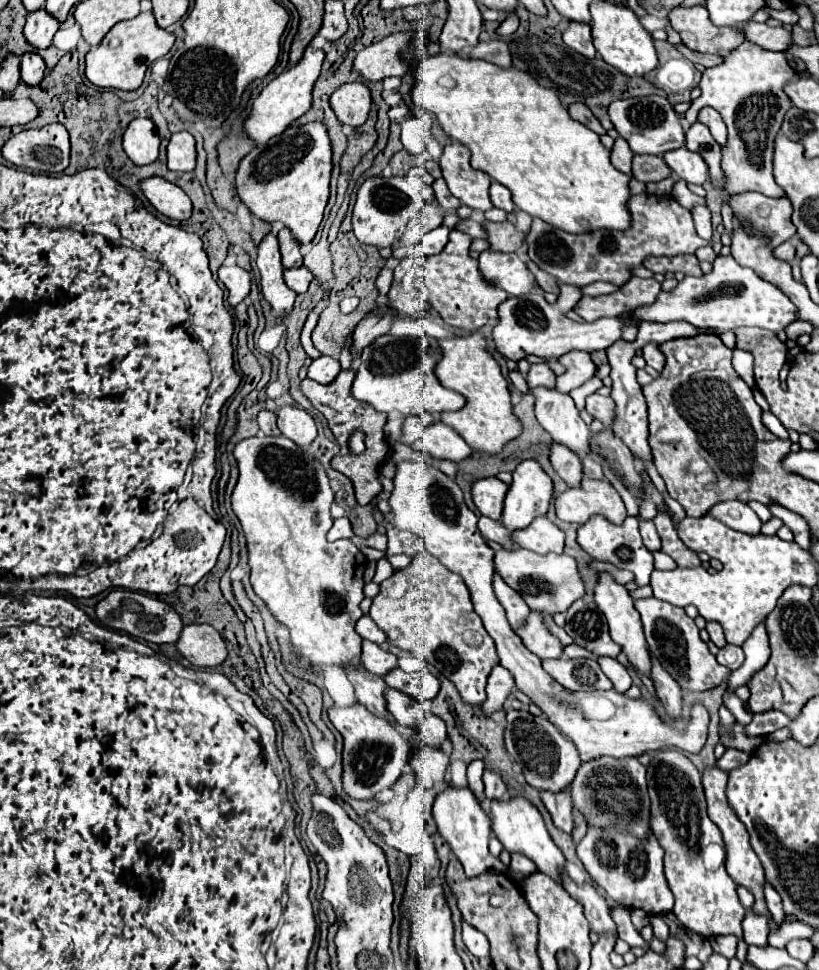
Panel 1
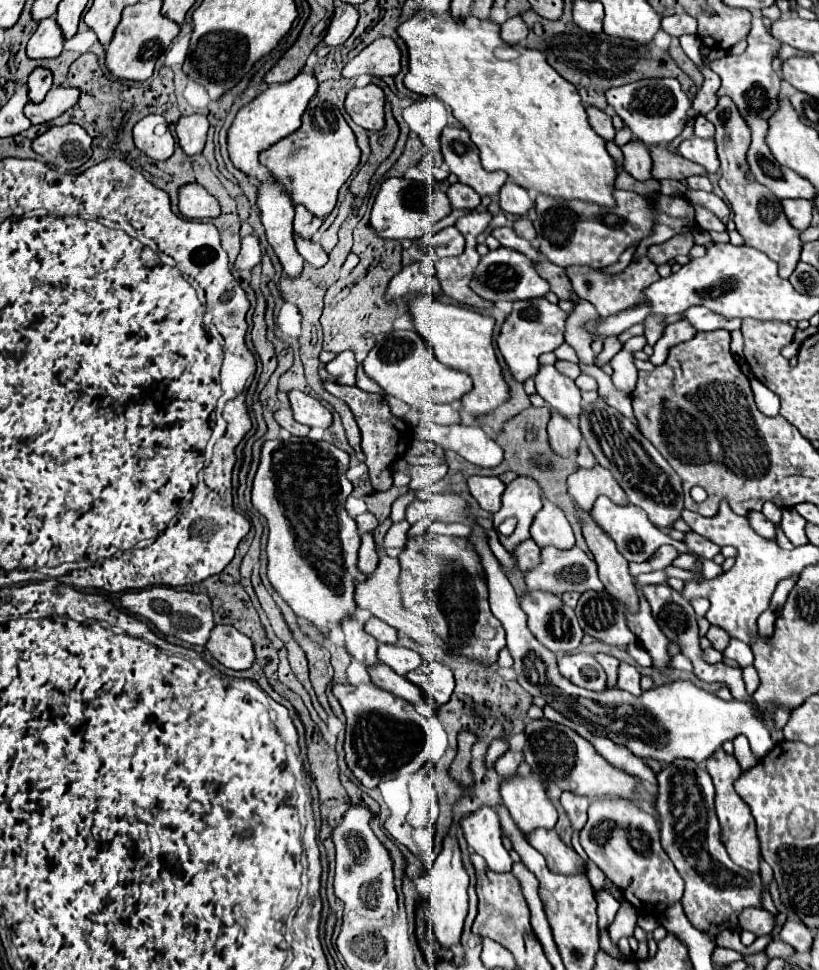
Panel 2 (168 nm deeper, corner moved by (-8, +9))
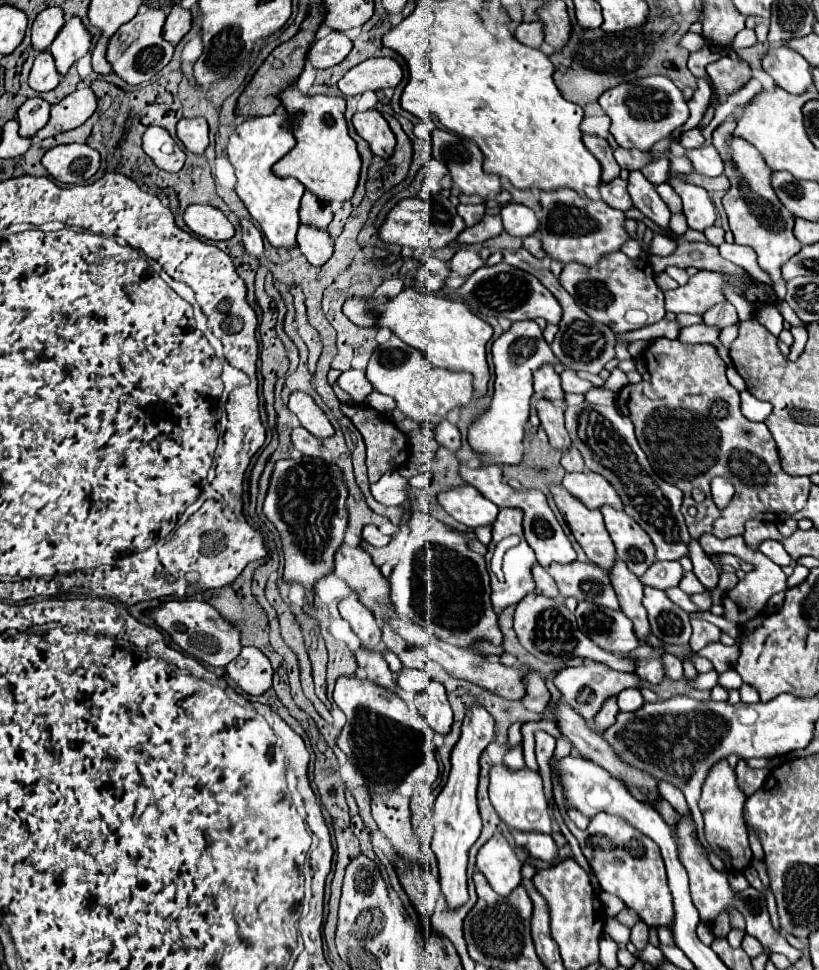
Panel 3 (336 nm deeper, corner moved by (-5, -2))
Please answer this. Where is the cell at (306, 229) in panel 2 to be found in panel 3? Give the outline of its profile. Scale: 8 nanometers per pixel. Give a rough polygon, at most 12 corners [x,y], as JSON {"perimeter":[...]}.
{"perimeter":[[312,191],[300,203],[302,223],[326,229],[332,205],[320,203]]}

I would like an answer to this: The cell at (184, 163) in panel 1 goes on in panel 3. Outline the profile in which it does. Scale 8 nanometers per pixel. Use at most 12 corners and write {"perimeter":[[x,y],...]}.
{"perimeter":[[204,117],[180,119],[176,135],[184,147],[202,155],[208,147]]}

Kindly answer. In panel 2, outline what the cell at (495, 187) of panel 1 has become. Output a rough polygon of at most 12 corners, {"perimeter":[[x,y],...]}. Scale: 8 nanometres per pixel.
{"perimeter":[[513,182],[501,188],[501,210],[525,216],[533,202]]}

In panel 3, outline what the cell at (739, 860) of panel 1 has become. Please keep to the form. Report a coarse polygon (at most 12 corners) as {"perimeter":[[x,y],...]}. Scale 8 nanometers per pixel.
{"perimeter":[[722,759],[702,783],[698,807],[708,845],[726,867],[752,859],[746,795]]}

